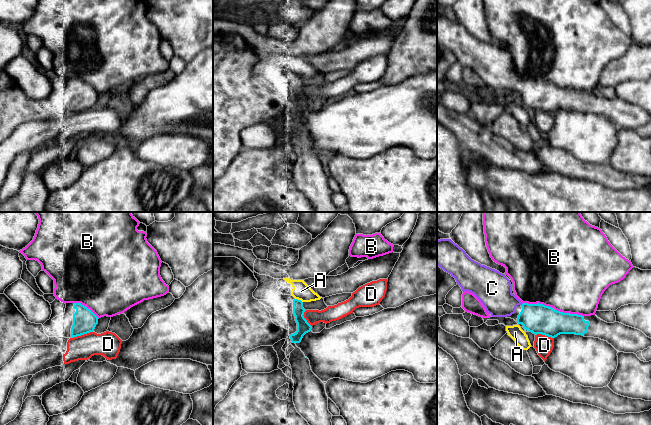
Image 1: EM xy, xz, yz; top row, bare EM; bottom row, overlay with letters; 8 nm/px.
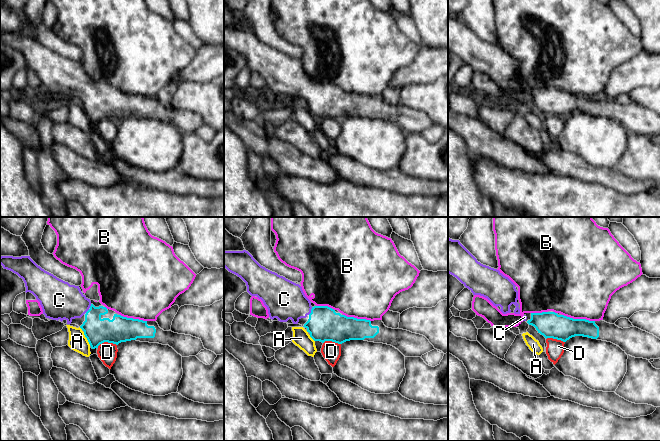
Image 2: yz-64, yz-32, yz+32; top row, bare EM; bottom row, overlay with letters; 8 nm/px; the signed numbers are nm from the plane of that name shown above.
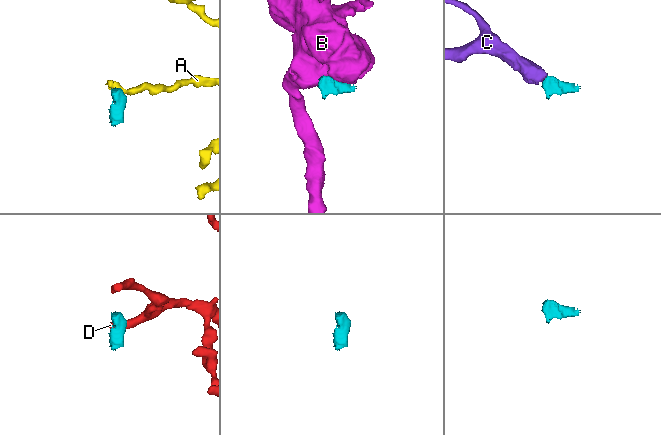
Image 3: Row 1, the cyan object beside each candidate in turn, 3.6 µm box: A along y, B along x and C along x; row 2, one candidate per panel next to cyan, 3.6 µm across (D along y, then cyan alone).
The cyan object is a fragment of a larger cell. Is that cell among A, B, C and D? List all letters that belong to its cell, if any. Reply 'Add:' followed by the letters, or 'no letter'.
Add: C

